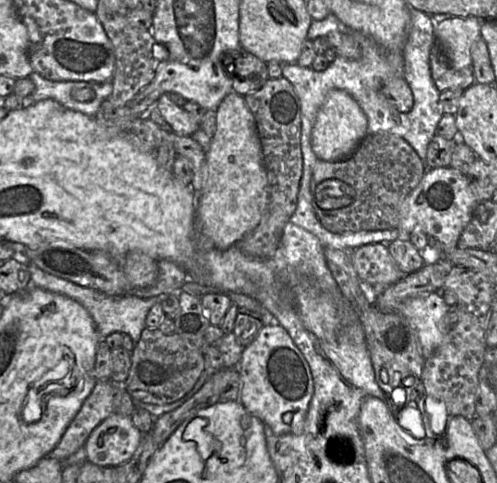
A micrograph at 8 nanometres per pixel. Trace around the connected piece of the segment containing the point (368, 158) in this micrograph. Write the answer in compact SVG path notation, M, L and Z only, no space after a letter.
M387 132L366 134L354 153L341 161L317 159L310 191L314 211L332 233L397 229L400 208L427 167L402 137Z

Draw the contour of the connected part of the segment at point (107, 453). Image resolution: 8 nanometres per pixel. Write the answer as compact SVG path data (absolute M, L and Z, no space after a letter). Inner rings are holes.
M113 412L87 438L87 461L101 467L122 465L135 457L143 436L131 417Z

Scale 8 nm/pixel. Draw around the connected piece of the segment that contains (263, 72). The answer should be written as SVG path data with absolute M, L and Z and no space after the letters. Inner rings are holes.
M241 47L226 53L222 57L222 65L226 76L232 82L232 92L242 96L260 89L269 79L266 63Z

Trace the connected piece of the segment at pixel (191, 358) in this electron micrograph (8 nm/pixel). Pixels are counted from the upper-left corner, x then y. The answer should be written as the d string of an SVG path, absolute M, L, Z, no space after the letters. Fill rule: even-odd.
M145 327L131 351L131 366L123 384L132 399L148 404L171 404L183 398L206 369L205 359L189 340L177 333L165 335L158 328Z

